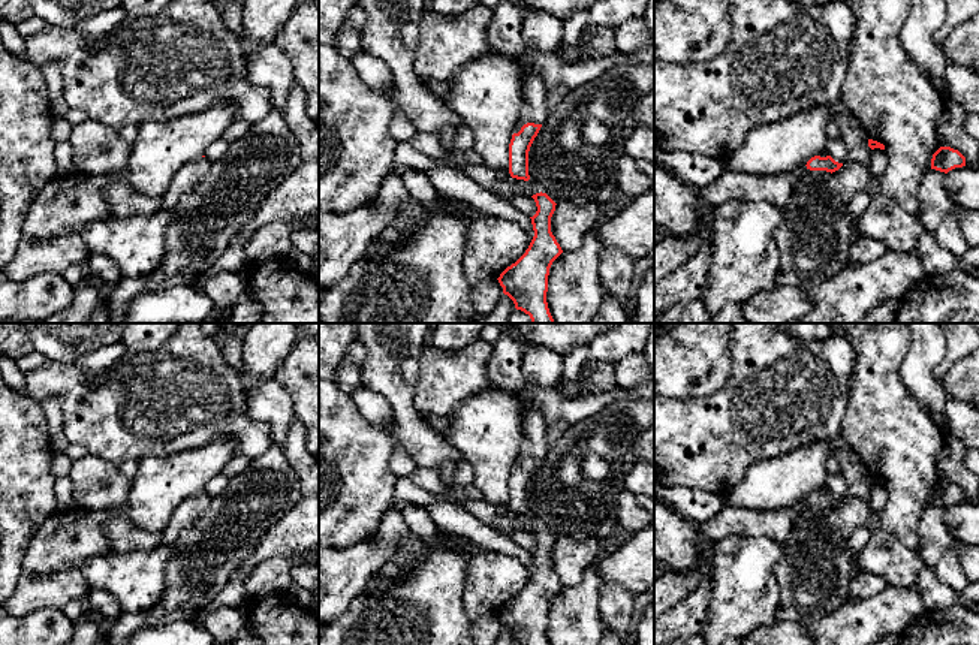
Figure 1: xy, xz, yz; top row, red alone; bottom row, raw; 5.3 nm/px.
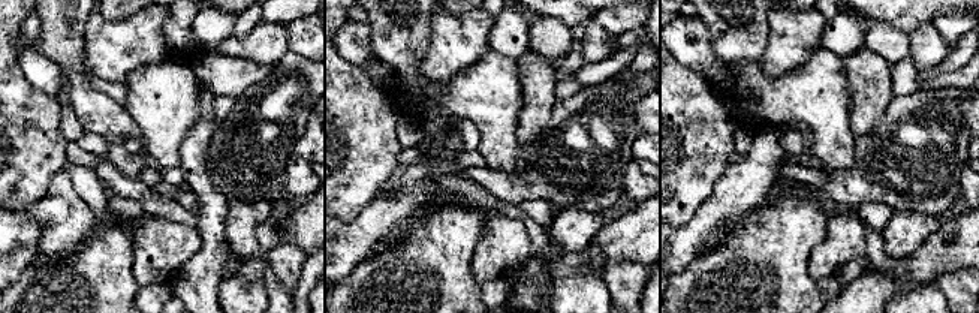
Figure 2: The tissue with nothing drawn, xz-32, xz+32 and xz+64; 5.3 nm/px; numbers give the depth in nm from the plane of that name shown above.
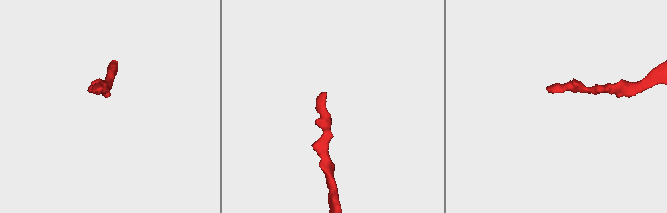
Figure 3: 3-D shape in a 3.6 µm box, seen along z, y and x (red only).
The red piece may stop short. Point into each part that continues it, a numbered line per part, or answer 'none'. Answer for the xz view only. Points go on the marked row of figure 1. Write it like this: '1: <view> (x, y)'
1: xz (535, 93)

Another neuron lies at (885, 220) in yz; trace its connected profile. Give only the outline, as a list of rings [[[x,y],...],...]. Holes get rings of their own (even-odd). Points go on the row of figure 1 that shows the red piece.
[[[883,195],[871,198],[867,211],[856,221],[859,236],[874,238],[886,250],[900,253],[916,251],[924,230],[925,227],[916,214],[907,213]]]

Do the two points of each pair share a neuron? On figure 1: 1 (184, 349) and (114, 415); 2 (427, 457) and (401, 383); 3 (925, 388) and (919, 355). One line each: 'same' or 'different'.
1: same
2: same
3: same

